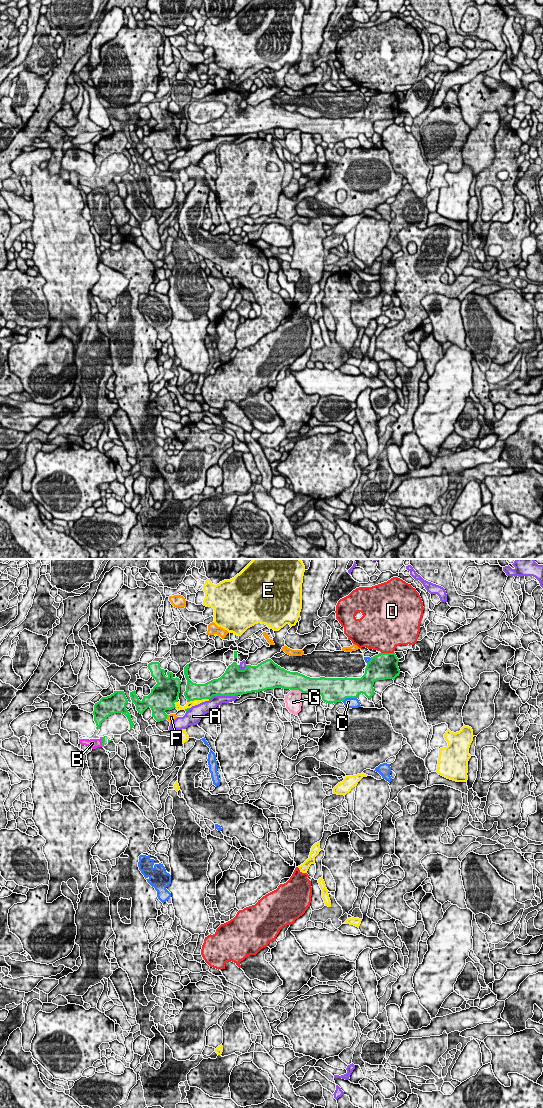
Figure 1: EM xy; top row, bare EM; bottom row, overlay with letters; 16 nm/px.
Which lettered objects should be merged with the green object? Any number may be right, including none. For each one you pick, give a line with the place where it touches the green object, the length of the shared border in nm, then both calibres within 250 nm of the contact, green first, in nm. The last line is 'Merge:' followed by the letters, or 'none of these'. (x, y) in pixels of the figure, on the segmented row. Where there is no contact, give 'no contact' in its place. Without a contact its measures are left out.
B: xy (102, 742) | 160 nm | 60/160 nm
Merge: B

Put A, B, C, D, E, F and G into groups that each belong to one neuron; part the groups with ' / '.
A / B / C / D / E / F / G

